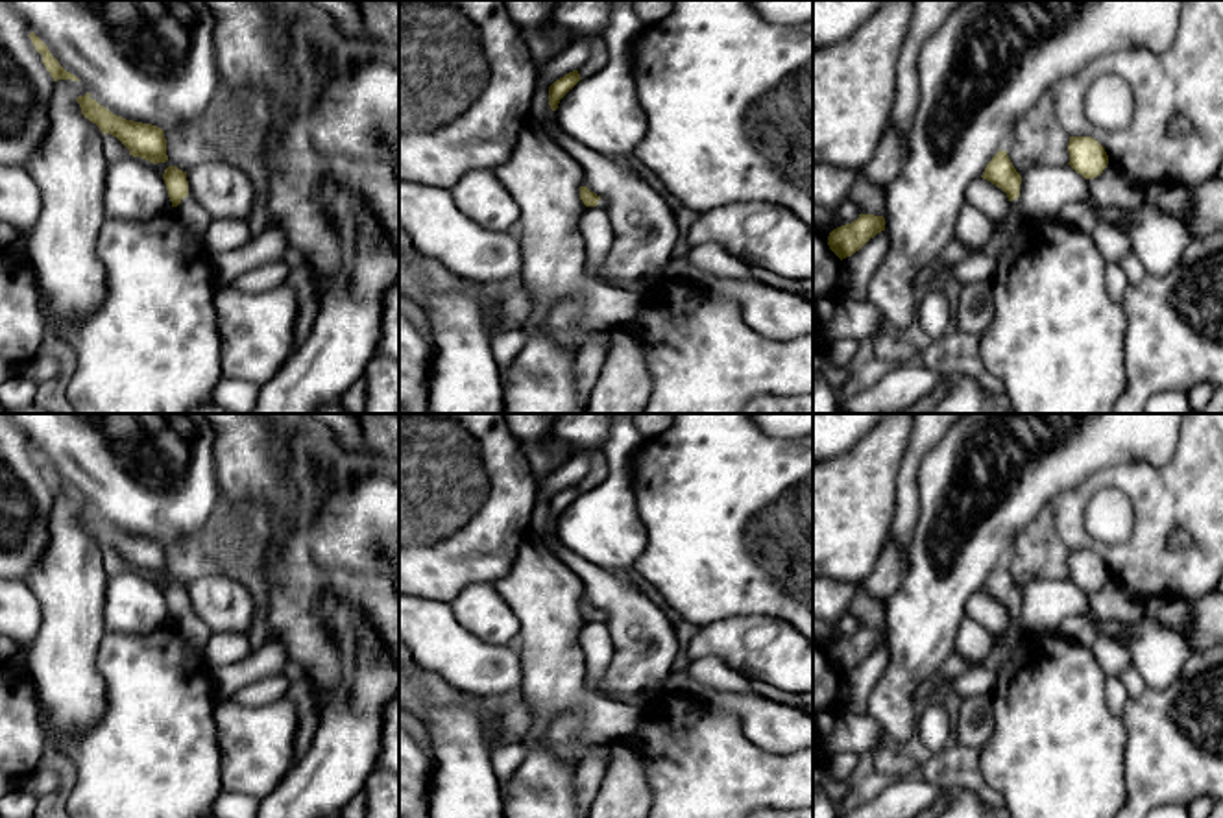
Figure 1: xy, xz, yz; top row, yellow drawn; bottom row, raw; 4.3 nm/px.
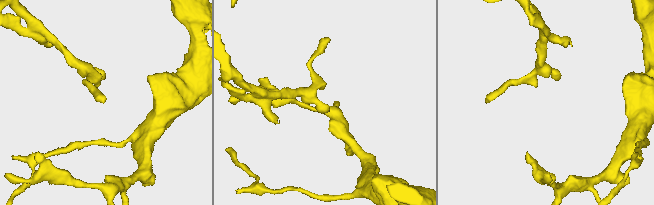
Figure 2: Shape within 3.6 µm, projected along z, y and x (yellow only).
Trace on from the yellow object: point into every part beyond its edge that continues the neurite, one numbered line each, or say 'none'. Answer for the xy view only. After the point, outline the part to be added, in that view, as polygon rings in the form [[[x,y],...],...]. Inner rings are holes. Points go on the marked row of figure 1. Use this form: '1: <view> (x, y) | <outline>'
1: xy (194, 220) | [[[192,196],[183,198],[176,207],[176,212],[183,223],[185,233],[196,244],[203,244],[212,218],[192,199]]]

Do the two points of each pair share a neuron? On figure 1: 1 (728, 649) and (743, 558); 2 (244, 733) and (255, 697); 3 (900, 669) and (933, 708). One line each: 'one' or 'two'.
1: two
2: two
3: two

